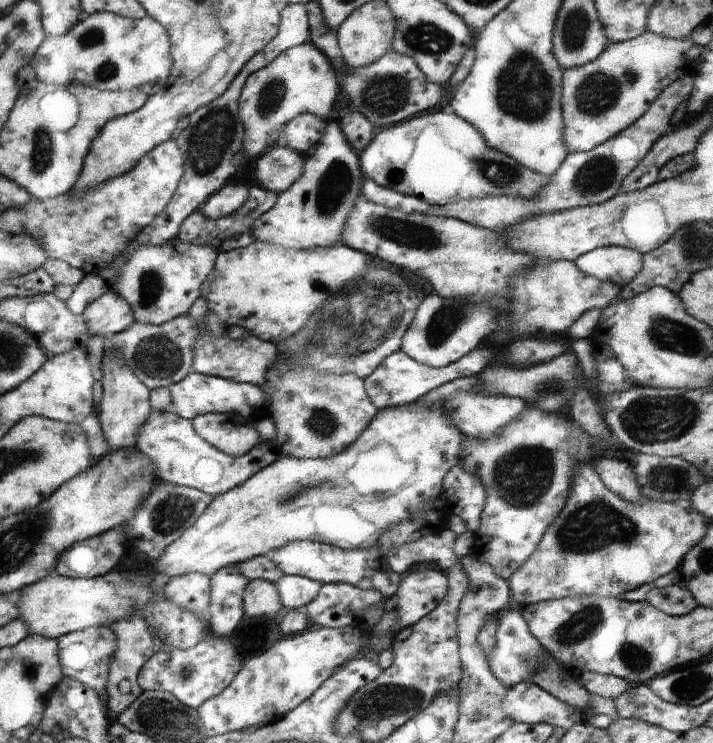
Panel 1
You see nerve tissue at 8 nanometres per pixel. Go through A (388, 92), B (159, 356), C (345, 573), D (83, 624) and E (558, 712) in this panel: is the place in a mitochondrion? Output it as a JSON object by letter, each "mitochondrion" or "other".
{"A":"mitochondrion","B":"mitochondrion","C":"other","D":"other","E":"other"}

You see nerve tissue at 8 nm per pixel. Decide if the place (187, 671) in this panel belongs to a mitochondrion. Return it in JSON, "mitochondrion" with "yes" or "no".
{"mitochondrion":"yes"}

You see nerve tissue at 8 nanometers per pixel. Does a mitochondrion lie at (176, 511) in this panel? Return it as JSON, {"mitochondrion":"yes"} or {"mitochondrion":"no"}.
{"mitochondrion":"yes"}

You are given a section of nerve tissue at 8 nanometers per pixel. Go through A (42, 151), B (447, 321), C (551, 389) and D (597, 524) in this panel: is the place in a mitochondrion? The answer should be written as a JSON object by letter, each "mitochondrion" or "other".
{"A":"mitochondrion","B":"mitochondrion","C":"mitochondrion","D":"mitochondrion"}

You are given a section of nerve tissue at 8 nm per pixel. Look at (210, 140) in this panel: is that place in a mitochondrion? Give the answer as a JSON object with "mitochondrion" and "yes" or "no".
{"mitochondrion":"yes"}

